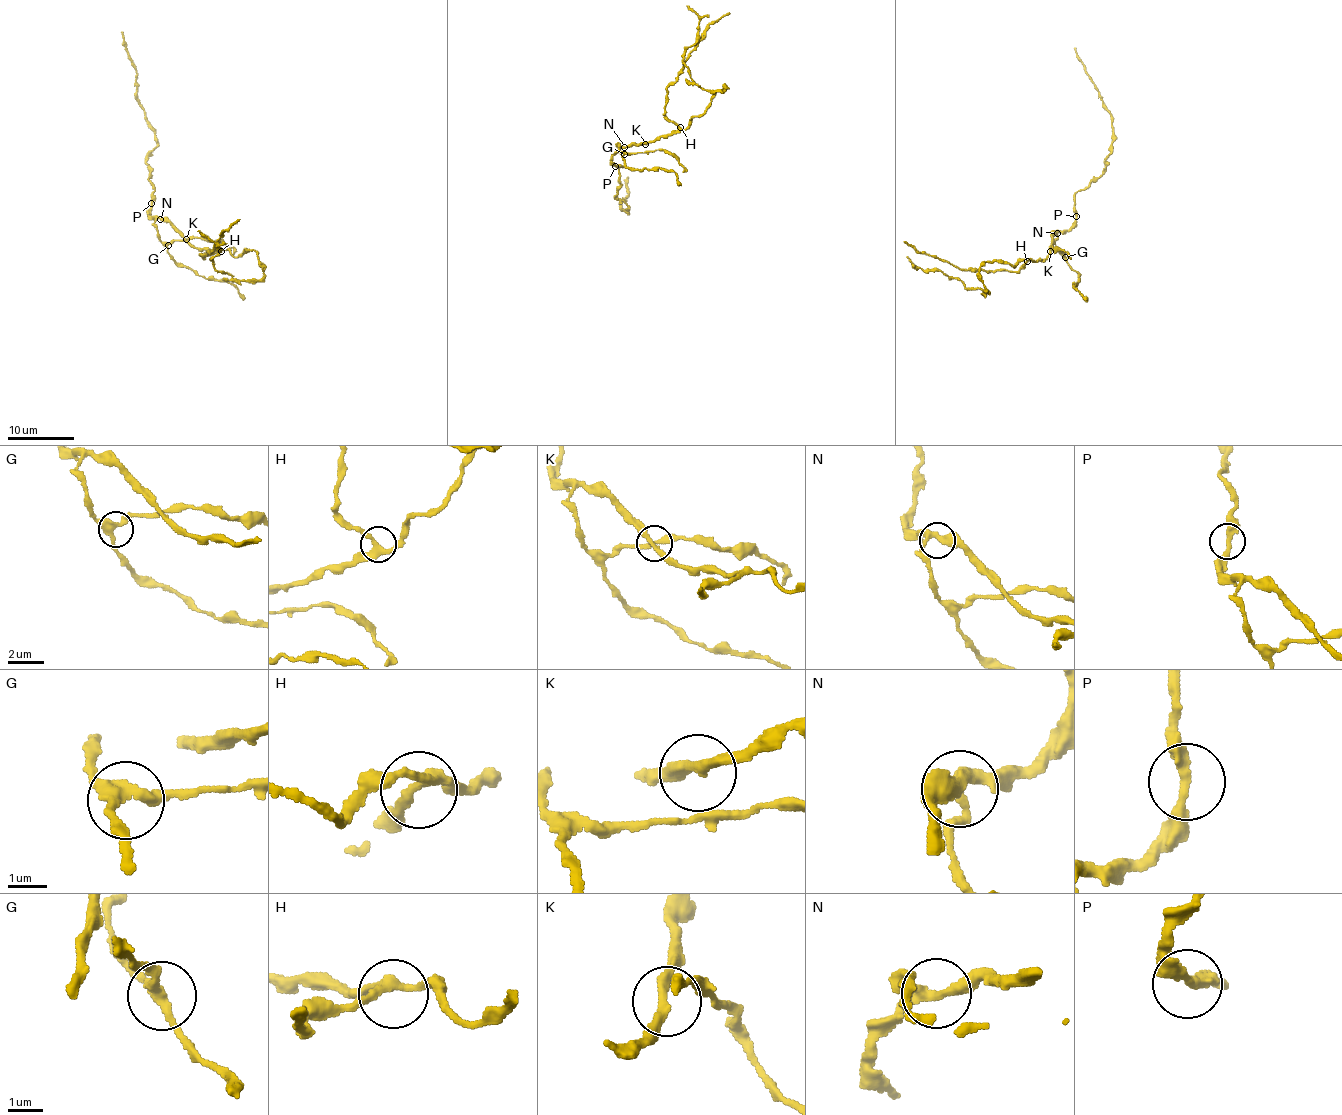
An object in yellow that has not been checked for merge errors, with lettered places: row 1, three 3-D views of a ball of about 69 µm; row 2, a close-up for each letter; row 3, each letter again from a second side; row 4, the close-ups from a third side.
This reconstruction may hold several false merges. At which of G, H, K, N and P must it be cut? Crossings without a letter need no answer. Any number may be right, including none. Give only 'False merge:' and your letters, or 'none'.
False merge: none

